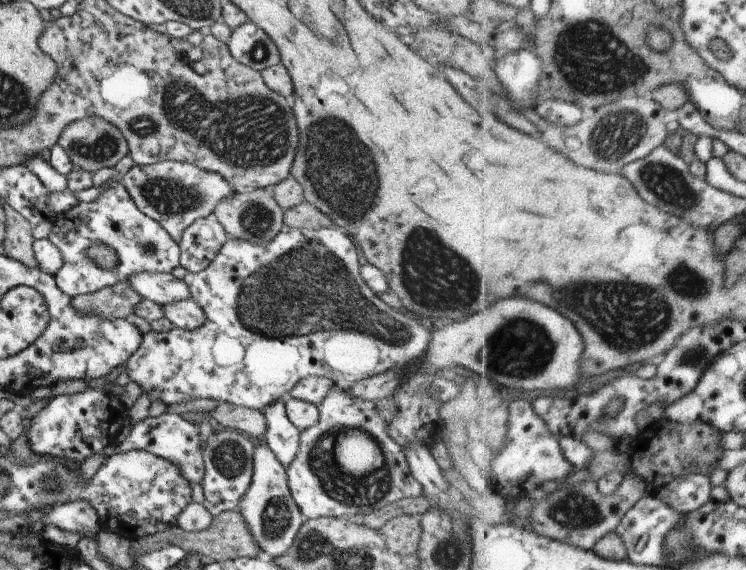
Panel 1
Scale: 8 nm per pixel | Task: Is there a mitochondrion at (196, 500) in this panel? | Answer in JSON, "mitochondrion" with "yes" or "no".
{"mitochondrion":"no"}

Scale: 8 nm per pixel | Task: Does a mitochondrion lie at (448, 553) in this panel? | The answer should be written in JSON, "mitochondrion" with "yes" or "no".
{"mitochondrion":"yes"}

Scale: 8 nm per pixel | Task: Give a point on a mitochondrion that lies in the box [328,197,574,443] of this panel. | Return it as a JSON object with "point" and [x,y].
{"point":[431,277]}

